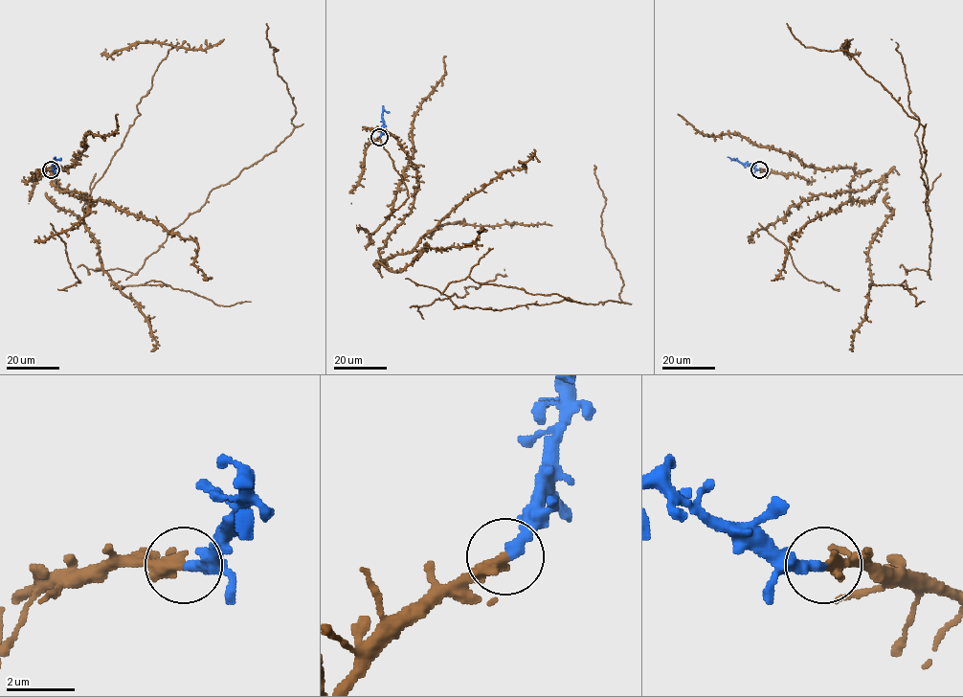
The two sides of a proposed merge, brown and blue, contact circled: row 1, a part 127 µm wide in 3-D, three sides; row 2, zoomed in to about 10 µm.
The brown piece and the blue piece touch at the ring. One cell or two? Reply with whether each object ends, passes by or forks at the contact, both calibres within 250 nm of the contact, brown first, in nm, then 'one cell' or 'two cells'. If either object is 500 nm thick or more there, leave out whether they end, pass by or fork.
brown ends | blue ends | 400/360 nm | two cells

